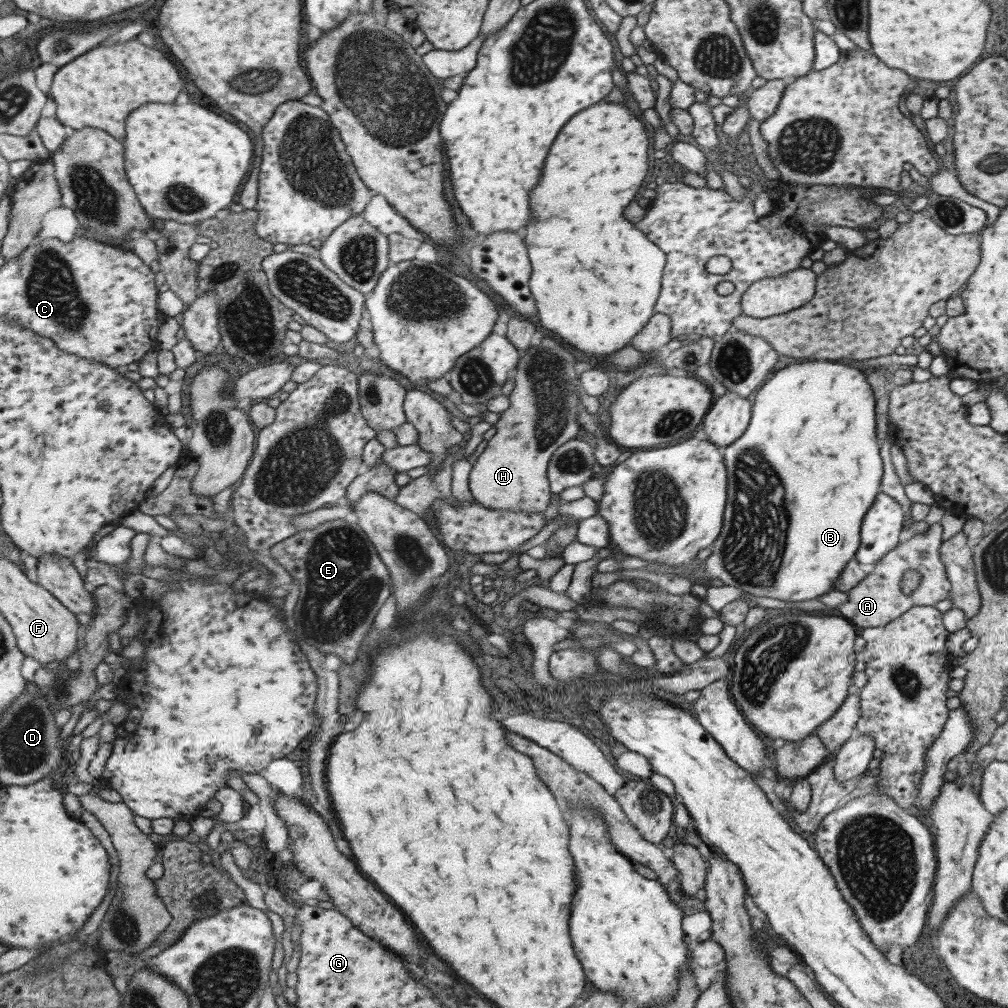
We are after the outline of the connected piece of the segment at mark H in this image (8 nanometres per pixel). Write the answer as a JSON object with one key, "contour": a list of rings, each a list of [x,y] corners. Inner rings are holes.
{"contour":[[[543,338],[537,348],[529,348],[519,358],[510,377],[513,390],[507,396],[510,405],[500,413],[495,422],[495,433],[487,441],[483,451],[473,460],[468,473],[468,488],[479,504],[491,510],[512,510],[512,512],[542,512],[554,497],[549,490],[546,468],[553,451],[565,441],[571,440],[579,430],[577,422],[578,395],[581,392],[578,378],[573,371],[573,354],[569,354],[553,338]]]}

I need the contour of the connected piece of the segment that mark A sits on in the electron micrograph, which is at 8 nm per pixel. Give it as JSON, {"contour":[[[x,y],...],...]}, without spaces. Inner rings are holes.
{"contour":[[[940,523],[929,525],[925,533],[915,534],[904,542],[898,542],[893,550],[887,552],[885,556],[882,556],[874,563],[873,572],[863,577],[863,580],[855,585],[855,588],[845,593],[847,601],[837,607],[839,615],[851,622],[856,629],[861,630],[863,628],[881,627],[895,620],[901,614],[908,612],[913,606],[933,607],[937,602],[948,599],[951,588],[944,572],[944,566],[939,560],[939,547],[941,543],[942,526]],[[908,568],[917,571],[921,575],[921,583],[911,594],[905,595],[897,587],[897,583]]]}

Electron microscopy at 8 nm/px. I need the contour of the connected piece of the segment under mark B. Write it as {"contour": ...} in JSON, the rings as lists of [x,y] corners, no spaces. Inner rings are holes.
{"contour":[[[799,359],[798,362],[789,364],[777,370],[769,380],[765,381],[755,392],[751,407],[750,419],[743,434],[729,446],[721,449],[723,462],[727,468],[727,504],[723,512],[723,528],[711,547],[711,554],[704,562],[704,579],[701,586],[707,588],[713,578],[720,580],[724,586],[731,586],[737,591],[747,592],[753,596],[775,598],[783,602],[803,602],[803,600],[816,600],[833,590],[833,585],[843,571],[843,567],[854,558],[855,550],[860,543],[860,526],[863,516],[869,510],[875,495],[879,490],[882,478],[881,458],[875,436],[874,398],[866,377],[857,366],[832,363],[831,361],[815,361]]]}

